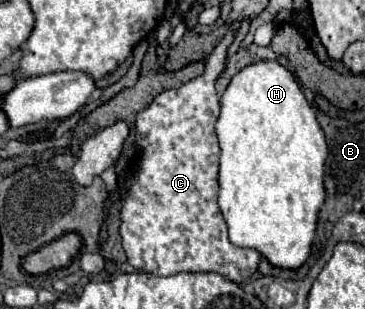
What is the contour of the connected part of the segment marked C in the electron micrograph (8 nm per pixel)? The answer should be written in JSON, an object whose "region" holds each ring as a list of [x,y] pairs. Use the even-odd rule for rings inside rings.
{"region":[[[232,21],[224,39],[204,61],[204,73],[180,89],[164,91],[136,115],[138,159],[130,169],[134,181],[122,205],[122,247],[128,263],[152,275],[180,271],[214,271],[242,285],[260,263],[256,249],[244,249],[228,239],[228,227],[218,207],[218,139],[214,125],[220,113],[216,81],[226,67],[226,53],[240,21]]]}

